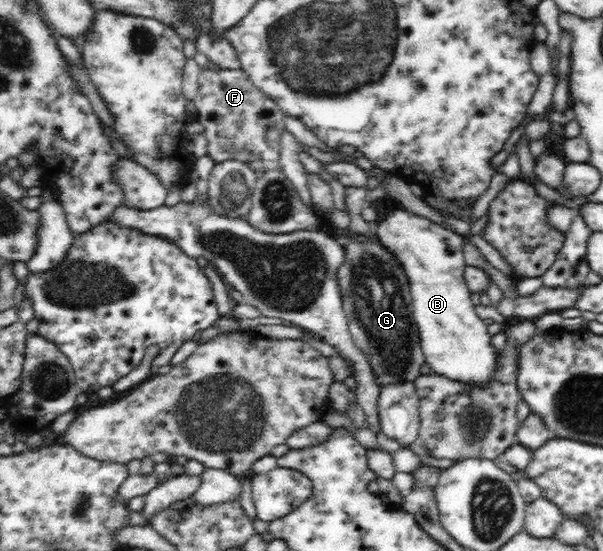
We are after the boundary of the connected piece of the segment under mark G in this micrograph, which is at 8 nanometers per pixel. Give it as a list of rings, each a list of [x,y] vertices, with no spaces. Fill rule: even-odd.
[[[351,233],[339,240],[347,249],[347,255],[337,271],[337,280],[351,338],[359,350],[369,357],[381,386],[414,382],[421,375],[421,366],[426,360],[420,349],[419,329],[412,313],[408,277],[397,258],[377,239],[359,244],[347,240],[349,236]]]

